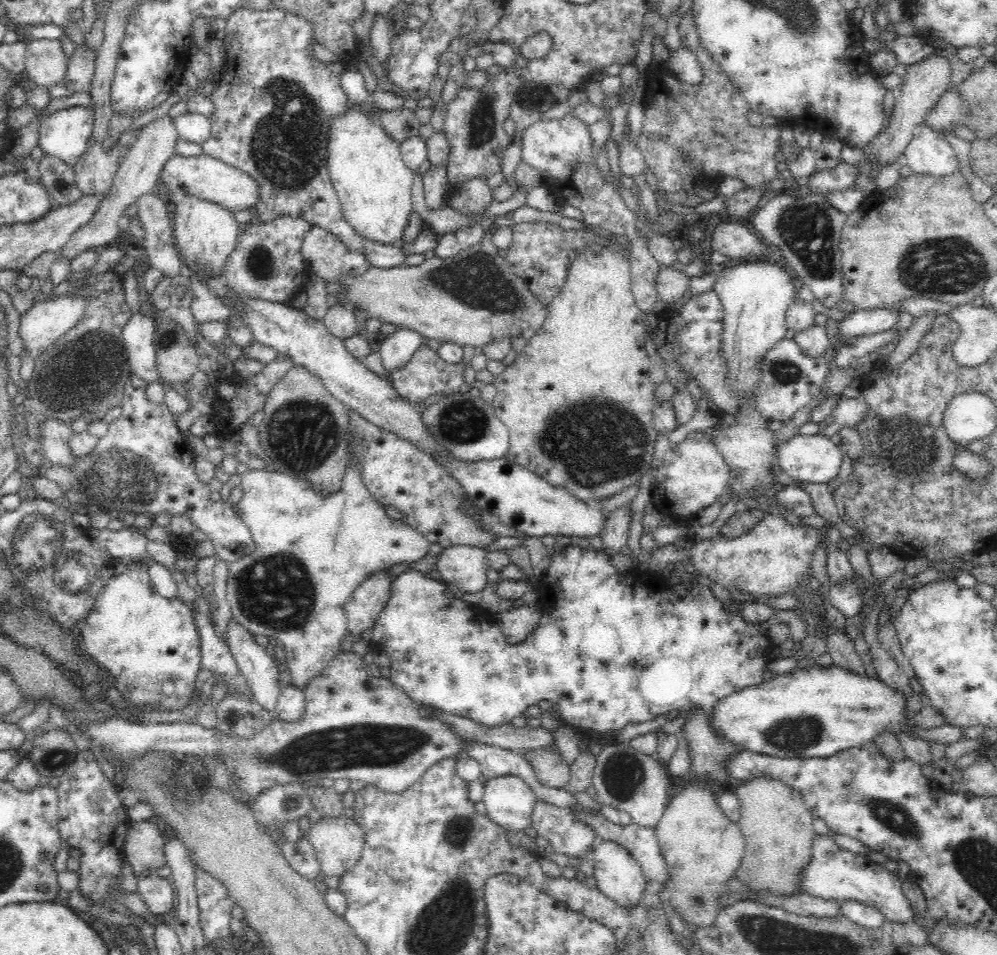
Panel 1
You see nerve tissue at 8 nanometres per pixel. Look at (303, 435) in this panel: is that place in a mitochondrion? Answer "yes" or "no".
yes

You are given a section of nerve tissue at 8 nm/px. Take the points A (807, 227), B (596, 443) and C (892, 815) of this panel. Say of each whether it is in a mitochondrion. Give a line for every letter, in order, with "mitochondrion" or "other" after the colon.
A: mitochondrion
B: mitochondrion
C: mitochondrion

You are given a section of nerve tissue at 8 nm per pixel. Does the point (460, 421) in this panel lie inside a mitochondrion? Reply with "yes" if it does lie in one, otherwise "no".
yes

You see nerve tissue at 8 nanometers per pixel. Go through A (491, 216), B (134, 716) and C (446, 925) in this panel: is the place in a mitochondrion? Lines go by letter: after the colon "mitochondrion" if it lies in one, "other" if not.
A: other
B: other
C: mitochondrion

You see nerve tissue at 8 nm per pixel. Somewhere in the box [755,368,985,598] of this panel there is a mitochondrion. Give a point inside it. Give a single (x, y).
(906, 446)

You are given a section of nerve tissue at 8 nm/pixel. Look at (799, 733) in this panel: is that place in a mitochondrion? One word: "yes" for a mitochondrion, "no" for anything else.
yes

